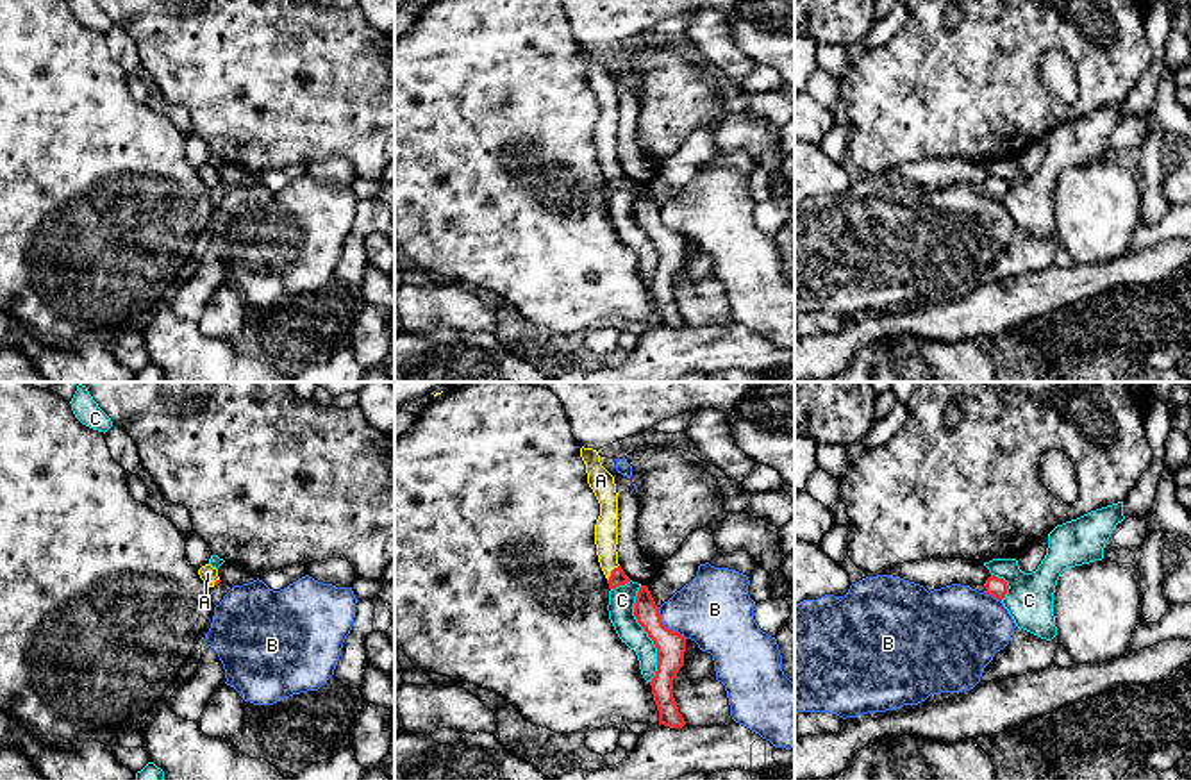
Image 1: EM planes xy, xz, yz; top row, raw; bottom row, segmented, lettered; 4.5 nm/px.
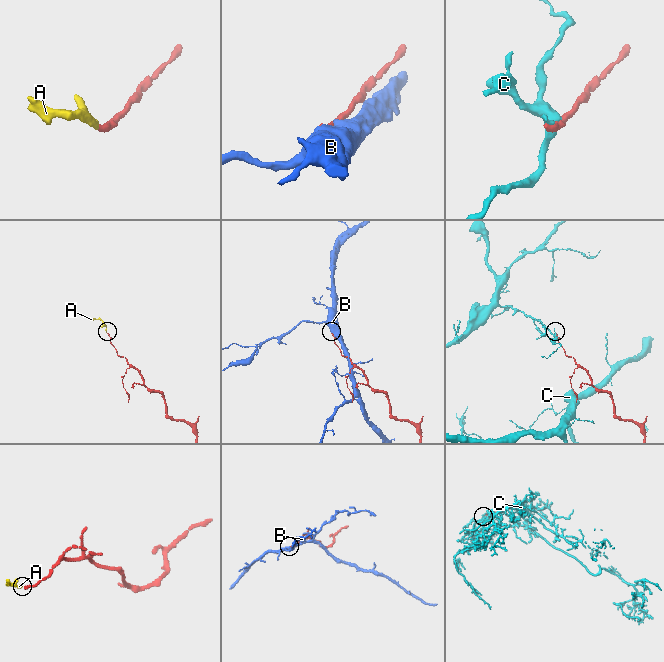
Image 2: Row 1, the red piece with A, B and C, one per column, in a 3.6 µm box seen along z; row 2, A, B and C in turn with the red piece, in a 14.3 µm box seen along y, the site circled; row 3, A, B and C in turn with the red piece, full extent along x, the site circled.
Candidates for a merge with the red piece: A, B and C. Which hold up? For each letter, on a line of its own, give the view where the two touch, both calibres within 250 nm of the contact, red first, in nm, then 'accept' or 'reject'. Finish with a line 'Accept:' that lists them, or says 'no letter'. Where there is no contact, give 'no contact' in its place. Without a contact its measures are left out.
A: xz | 70/110 nm | accept
B: xz | 130/340 nm | reject
C: xz | 130/120 nm | reject
Accept: A

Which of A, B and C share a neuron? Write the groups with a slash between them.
A / B / C

